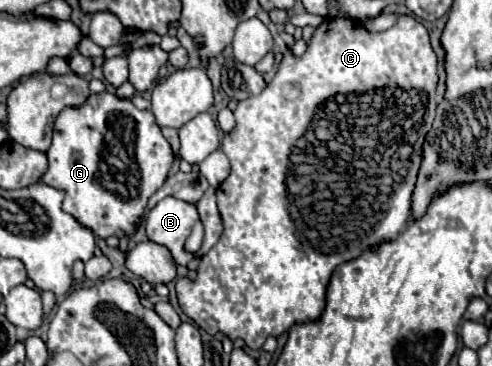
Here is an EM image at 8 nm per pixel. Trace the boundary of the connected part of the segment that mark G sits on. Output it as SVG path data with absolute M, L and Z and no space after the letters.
M103 91L91 95L79 109L67 107L53 125L51 147L47 149L47 171L39 179L43 185L63 189L63 209L73 215L83 227L91 229L97 237L105 235L135 235L141 217L147 211L149 197L165 183L175 155L161 129L155 125L151 111L137 109L129 99L121 99L115 93Z

